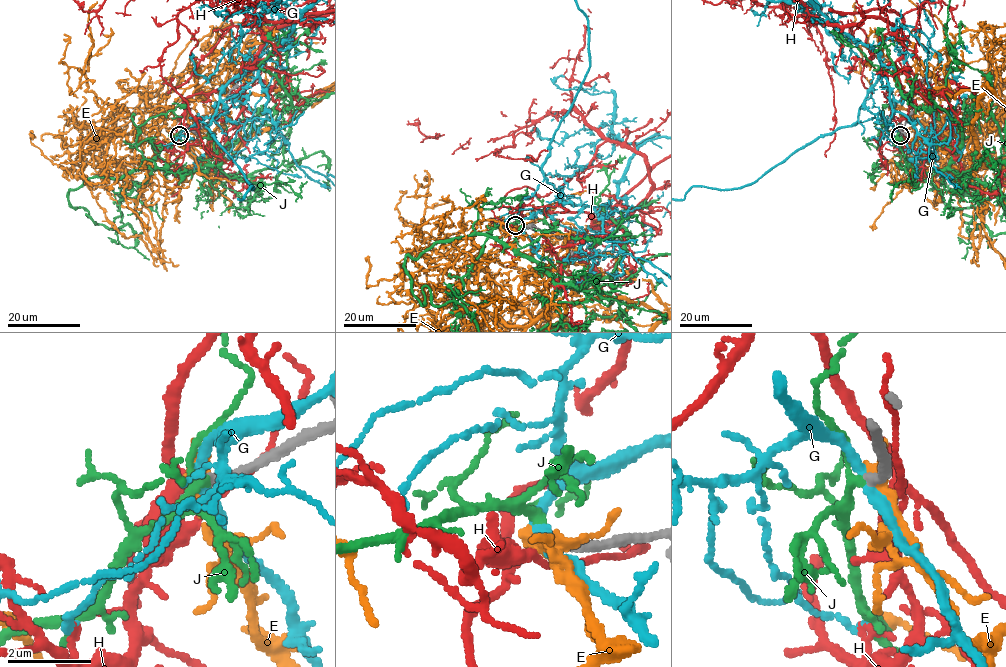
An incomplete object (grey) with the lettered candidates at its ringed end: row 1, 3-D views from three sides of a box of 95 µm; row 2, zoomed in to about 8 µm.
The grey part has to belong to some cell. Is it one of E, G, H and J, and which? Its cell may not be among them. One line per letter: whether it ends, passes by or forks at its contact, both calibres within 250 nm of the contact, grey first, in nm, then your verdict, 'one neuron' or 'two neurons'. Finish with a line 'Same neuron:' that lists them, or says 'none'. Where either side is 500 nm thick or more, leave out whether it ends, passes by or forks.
E: calibres 240 and 500 nm; two neurons
G: it passes by; calibres 220 and 280 nm; two neurons
H: it passes by; calibres 200 and 120 nm; two neurons
J: it forks; calibres 220 and 140 nm; one neuron
Same neuron: J

